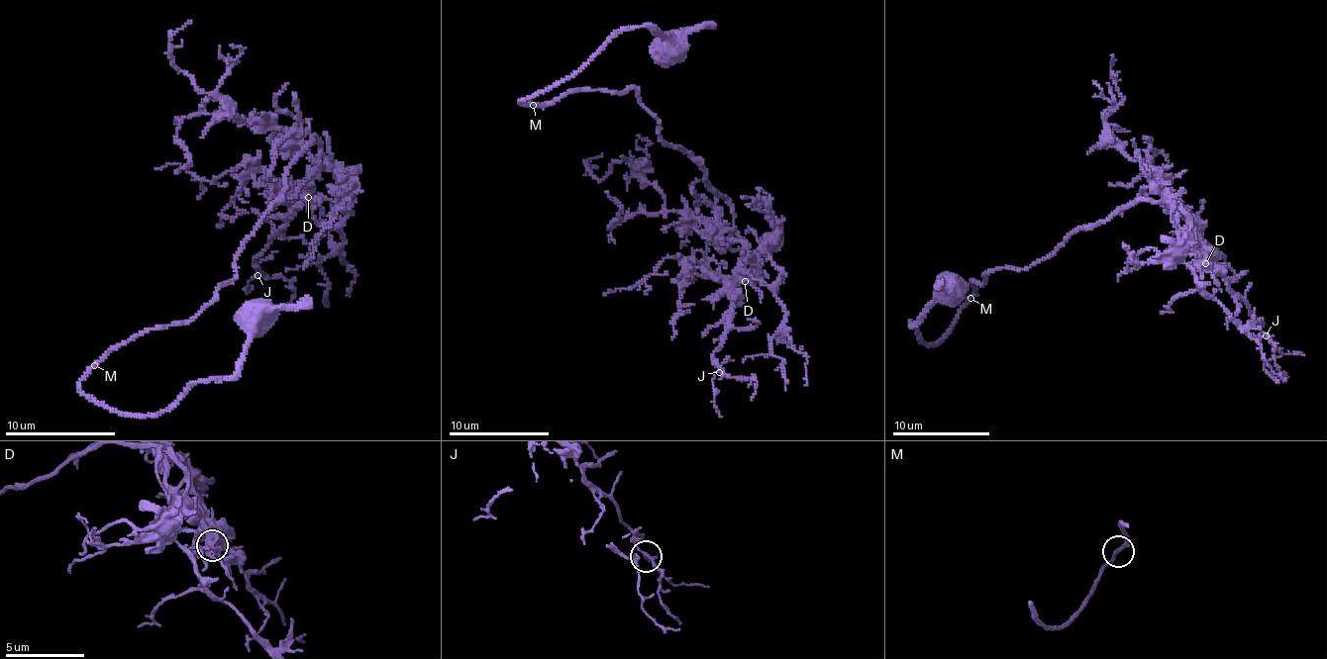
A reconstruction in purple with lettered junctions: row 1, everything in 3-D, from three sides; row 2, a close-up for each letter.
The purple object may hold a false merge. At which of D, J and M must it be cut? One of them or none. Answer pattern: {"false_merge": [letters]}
{"false_merge": []}

